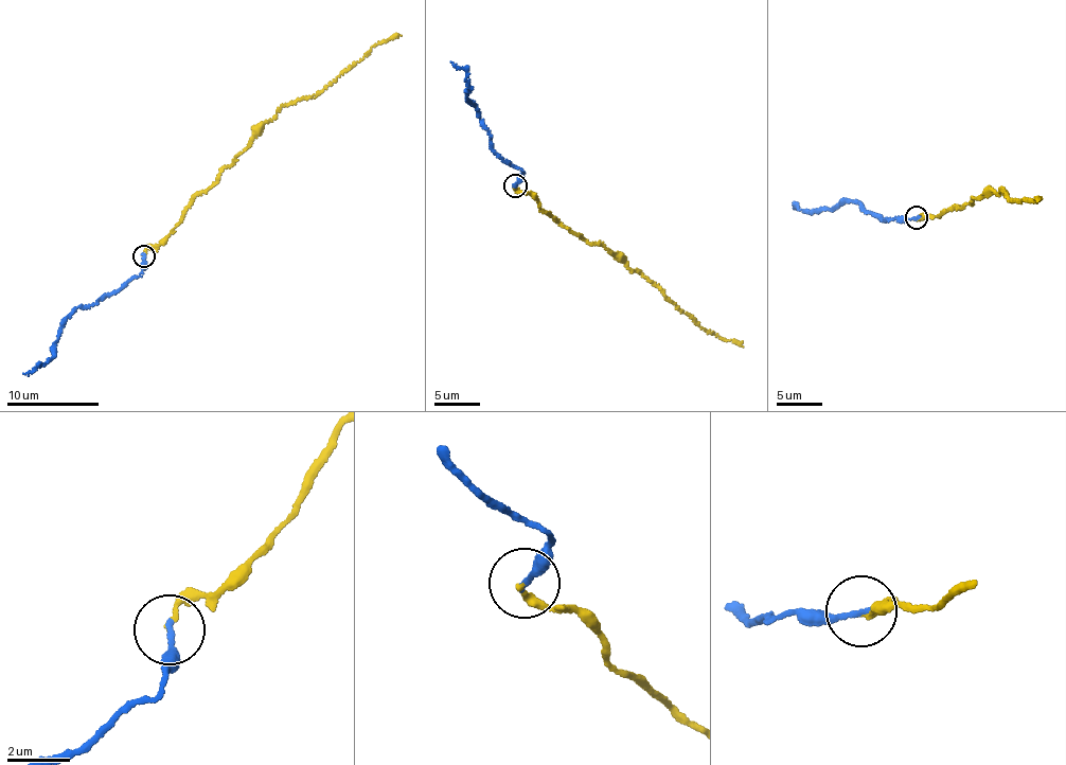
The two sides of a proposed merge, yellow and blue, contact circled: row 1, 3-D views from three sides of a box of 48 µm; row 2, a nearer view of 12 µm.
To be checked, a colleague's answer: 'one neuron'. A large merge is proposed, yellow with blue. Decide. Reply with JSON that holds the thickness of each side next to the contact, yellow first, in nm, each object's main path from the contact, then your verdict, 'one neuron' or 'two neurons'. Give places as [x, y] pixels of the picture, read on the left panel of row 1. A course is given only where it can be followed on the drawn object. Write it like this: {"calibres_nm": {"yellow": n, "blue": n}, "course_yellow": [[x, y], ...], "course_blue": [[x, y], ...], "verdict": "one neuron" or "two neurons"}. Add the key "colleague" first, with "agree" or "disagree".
{"colleague": "agree", "calibres_nm": {"yellow": 110, "blue": 180}, "course_yellow": [[143, 256], [254, 130], [401, 35]], "course_blue": [[143, 255], [140, 273], [92, 306], [77, 308], [68, 316], [48, 360], [23, 373]], "verdict": "one neuron"}

